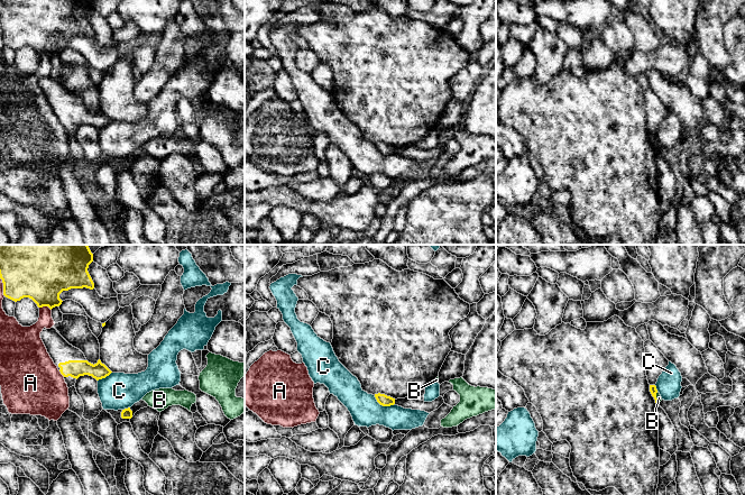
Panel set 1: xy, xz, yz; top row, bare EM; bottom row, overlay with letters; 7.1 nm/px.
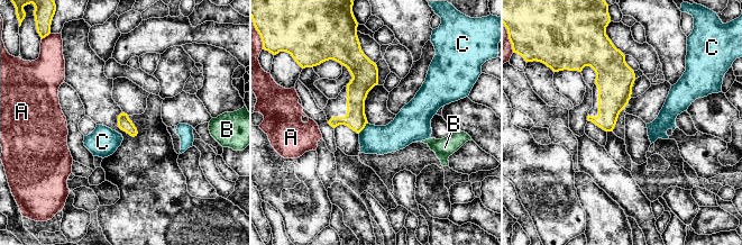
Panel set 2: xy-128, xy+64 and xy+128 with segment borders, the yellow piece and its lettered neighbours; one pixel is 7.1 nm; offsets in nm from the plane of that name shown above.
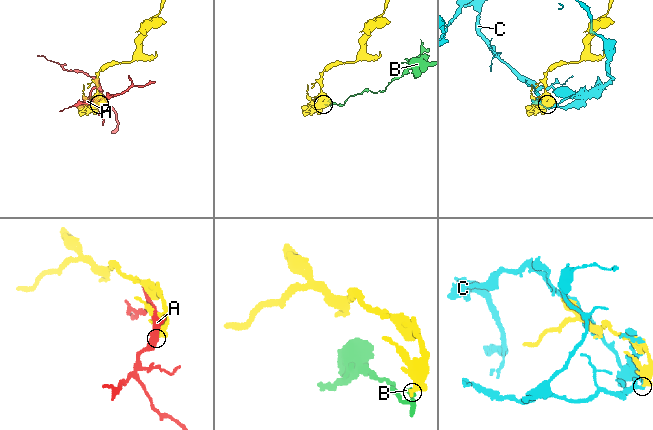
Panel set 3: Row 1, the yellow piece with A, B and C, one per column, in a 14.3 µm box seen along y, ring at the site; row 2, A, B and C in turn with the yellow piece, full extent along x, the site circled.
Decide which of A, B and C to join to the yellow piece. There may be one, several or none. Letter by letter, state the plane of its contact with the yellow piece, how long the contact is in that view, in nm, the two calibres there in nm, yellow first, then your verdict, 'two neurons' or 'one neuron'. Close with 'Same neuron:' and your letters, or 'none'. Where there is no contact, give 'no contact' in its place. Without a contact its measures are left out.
A: xy | 90 nm | 420/140 nm | two neurons
B: yz | 80 nm | 50/40 nm | two neurons
C: xz | 170 nm | 80/220 nm | two neurons
Same neuron: none

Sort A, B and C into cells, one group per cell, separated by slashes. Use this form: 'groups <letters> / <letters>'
groups A / B / C

